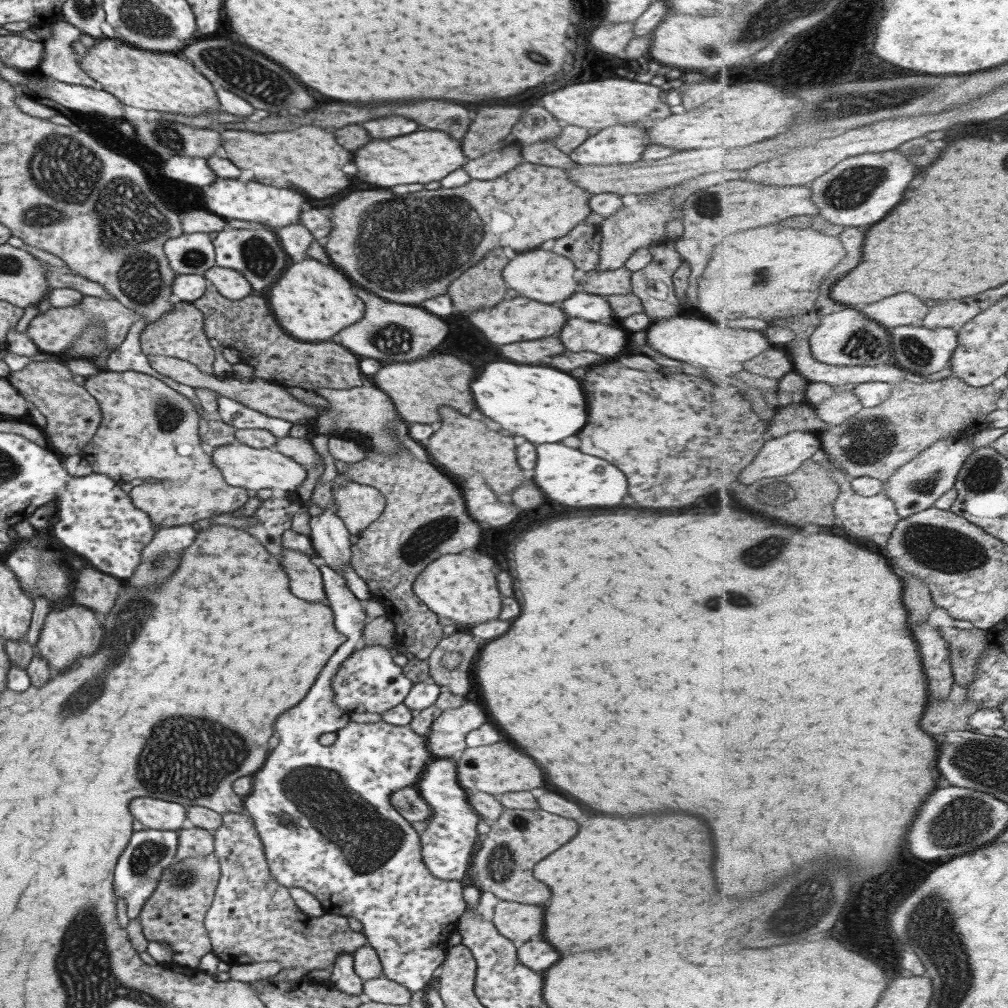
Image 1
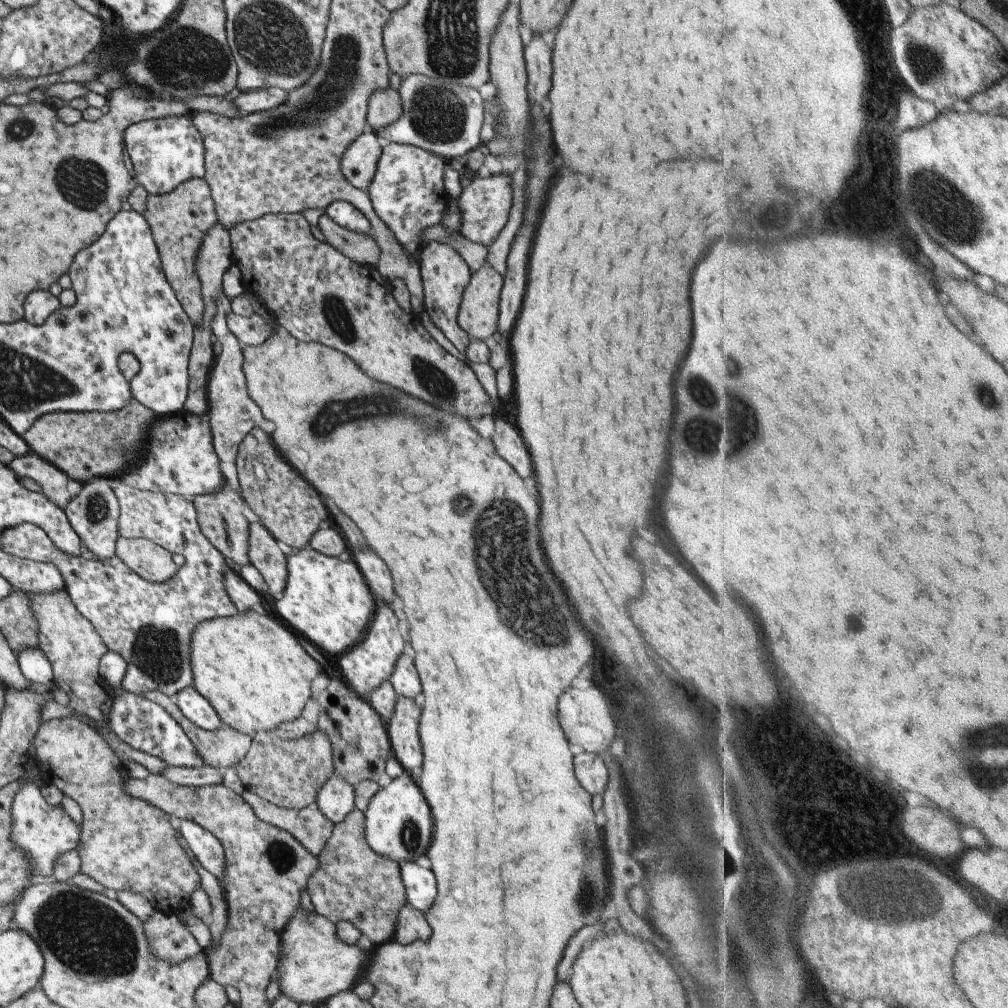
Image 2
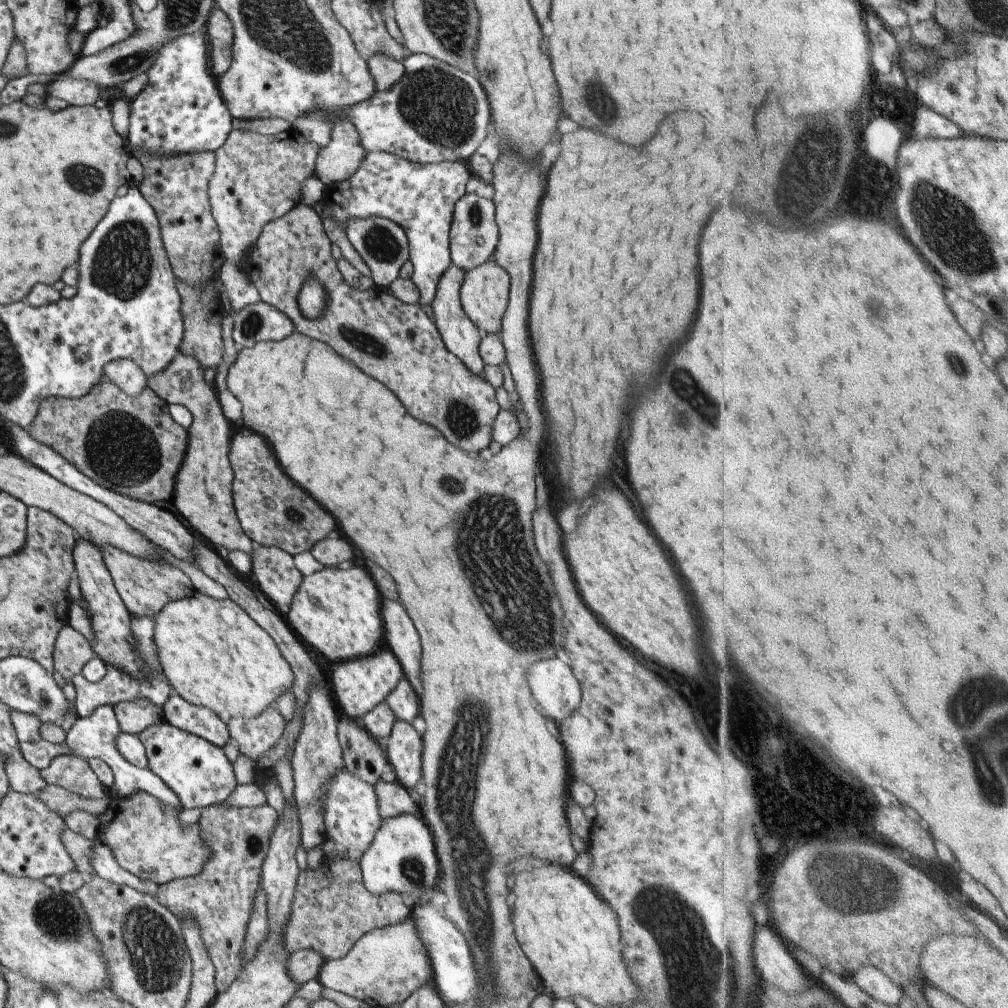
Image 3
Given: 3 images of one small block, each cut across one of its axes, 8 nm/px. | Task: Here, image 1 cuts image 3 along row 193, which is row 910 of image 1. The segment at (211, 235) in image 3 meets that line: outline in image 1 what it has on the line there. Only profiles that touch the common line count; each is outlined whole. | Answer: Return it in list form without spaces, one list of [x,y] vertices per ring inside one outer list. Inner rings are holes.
[[[213,853],[200,857],[189,857],[180,862],[173,860],[169,866],[161,871],[157,886],[151,895],[145,899],[138,916],[143,937],[146,941],[167,943],[167,946],[171,947],[171,951],[173,951],[172,964],[180,965],[182,968],[185,966],[196,967],[199,964],[199,958],[205,956],[207,952],[211,952],[211,944],[203,926],[203,919],[207,909],[211,906],[219,875],[220,866]]]

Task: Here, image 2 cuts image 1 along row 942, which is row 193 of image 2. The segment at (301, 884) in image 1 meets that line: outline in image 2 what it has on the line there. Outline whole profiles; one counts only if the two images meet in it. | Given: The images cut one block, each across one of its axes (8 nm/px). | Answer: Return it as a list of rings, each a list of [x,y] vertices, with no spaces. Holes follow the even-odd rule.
[[[384,142],[371,184],[366,190],[375,214],[417,264],[420,250],[429,242],[423,241],[420,234],[427,227],[440,224],[450,198],[443,187],[444,170],[443,160],[425,149],[405,143]]]

